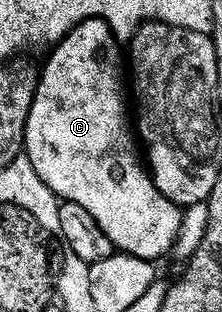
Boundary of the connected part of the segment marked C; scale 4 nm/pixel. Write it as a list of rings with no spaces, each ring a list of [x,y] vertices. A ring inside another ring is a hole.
[[[82,19],[75,24],[66,35],[62,36],[54,44],[55,47],[51,51],[51,56],[47,59],[43,71],[38,76],[35,84],[35,96],[31,102],[31,108],[27,114],[27,128],[23,130],[23,145],[27,159],[33,165],[33,169],[37,173],[37,177],[41,177],[41,181],[55,194],[60,200],[76,203],[81,205],[81,209],[86,211],[97,221],[97,225],[101,225],[101,229],[109,237],[109,241],[113,241],[113,245],[120,251],[129,255],[136,255],[138,259],[158,260],[158,255],[163,255],[175,243],[175,238],[179,235],[179,211],[175,208],[176,200],[174,198],[163,195],[155,188],[155,181],[151,178],[148,168],[144,166],[135,156],[135,147],[137,151],[137,143],[133,138],[133,131],[127,128],[127,115],[129,119],[129,107],[123,104],[123,87],[125,91],[125,83],[119,80],[119,47],[114,35],[112,35],[109,25],[104,19]]]

